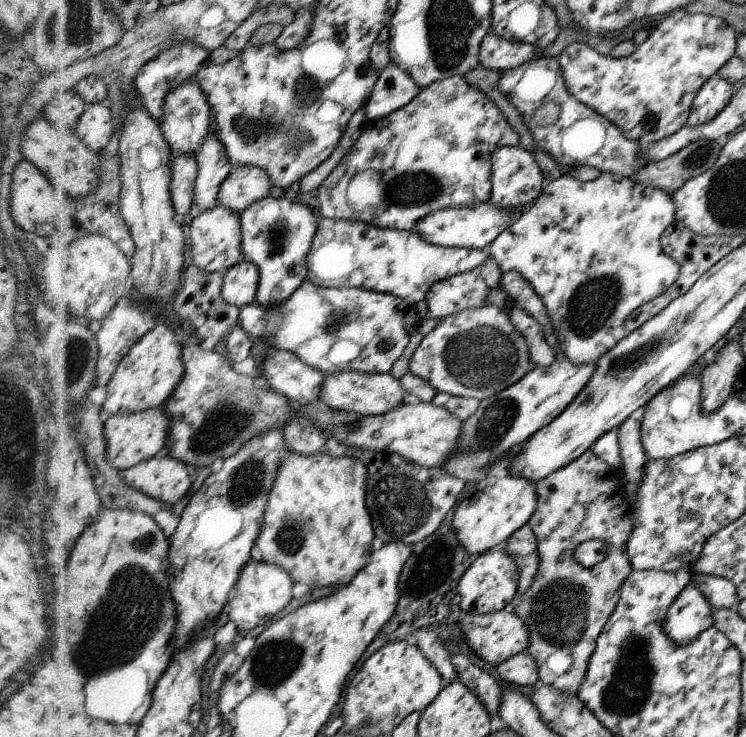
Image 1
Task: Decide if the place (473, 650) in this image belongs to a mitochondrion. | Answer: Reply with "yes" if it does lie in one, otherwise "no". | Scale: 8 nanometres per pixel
no

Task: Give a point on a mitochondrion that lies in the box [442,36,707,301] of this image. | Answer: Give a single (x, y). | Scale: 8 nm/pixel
(648, 121)

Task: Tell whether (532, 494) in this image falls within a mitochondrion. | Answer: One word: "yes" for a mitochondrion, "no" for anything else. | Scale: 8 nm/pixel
no

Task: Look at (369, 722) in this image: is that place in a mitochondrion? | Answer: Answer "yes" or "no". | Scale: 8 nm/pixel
yes

